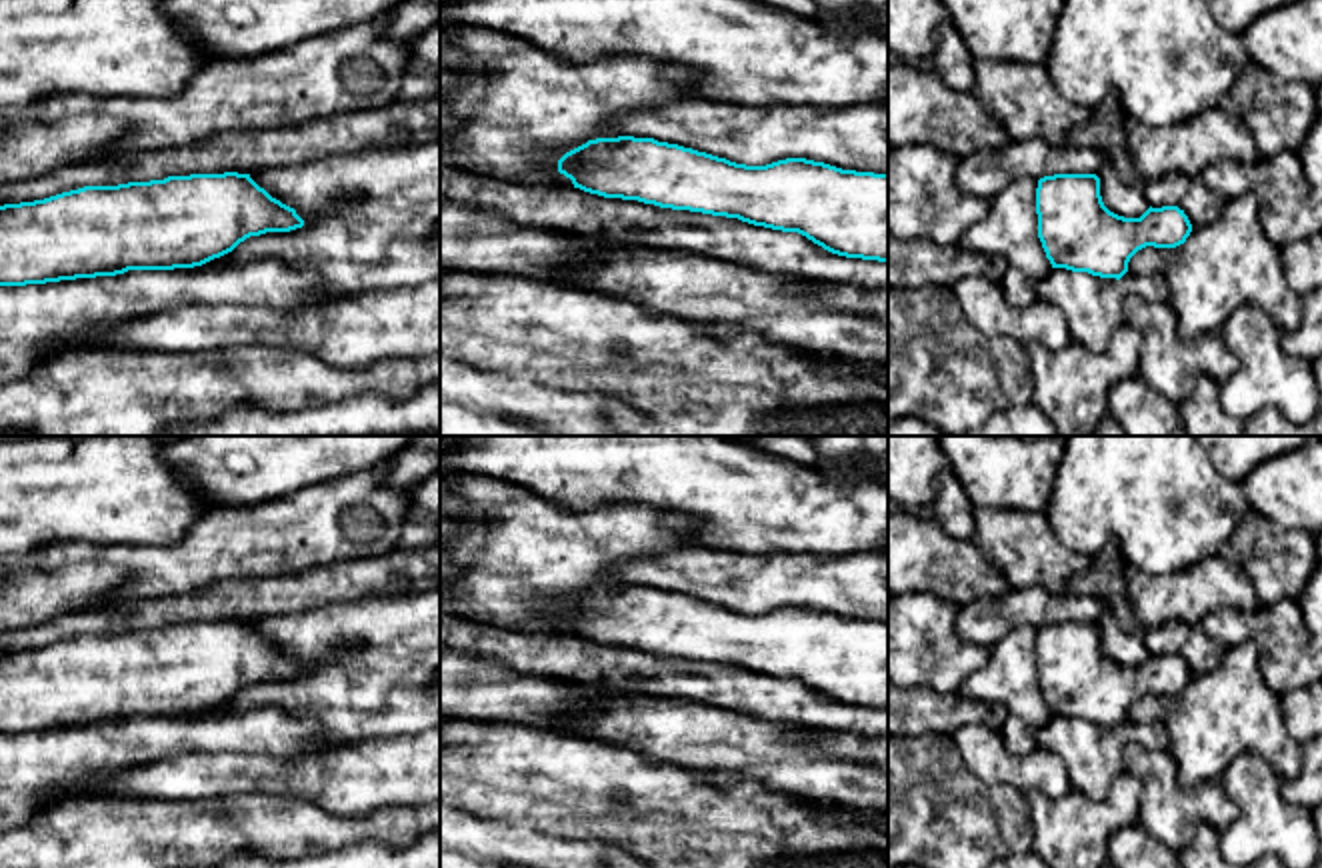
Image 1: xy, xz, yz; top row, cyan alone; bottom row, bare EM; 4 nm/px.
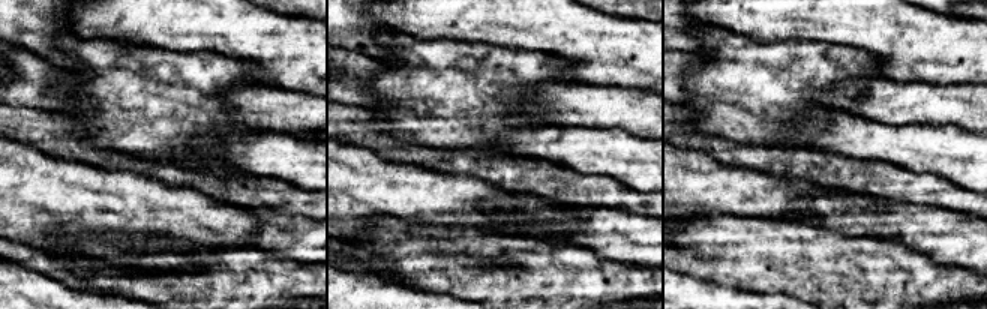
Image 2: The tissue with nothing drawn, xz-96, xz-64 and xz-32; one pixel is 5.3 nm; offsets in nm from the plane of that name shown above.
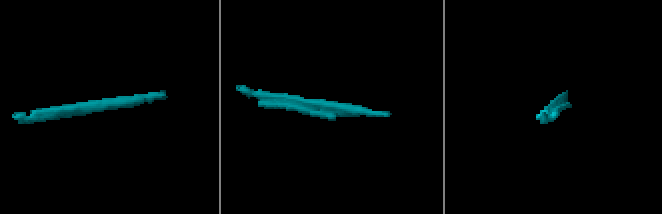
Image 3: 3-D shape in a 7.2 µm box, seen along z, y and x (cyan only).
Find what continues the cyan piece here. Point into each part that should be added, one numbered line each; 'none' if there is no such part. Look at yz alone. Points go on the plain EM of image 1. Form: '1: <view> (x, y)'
none

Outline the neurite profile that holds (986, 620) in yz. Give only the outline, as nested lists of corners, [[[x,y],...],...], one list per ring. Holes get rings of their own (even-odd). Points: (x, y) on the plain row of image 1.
[[[1042,588],[1010,590],[958,608],[956,632],[962,640],[992,648],[1018,626],[1040,628],[1054,622],[1098,622],[1102,602],[1088,596],[1054,594]]]

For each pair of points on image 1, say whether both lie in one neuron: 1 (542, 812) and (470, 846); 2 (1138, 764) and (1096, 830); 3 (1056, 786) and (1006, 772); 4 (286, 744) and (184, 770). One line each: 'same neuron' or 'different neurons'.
1: different neurons
2: different neurons
3: same neuron
4: different neurons

